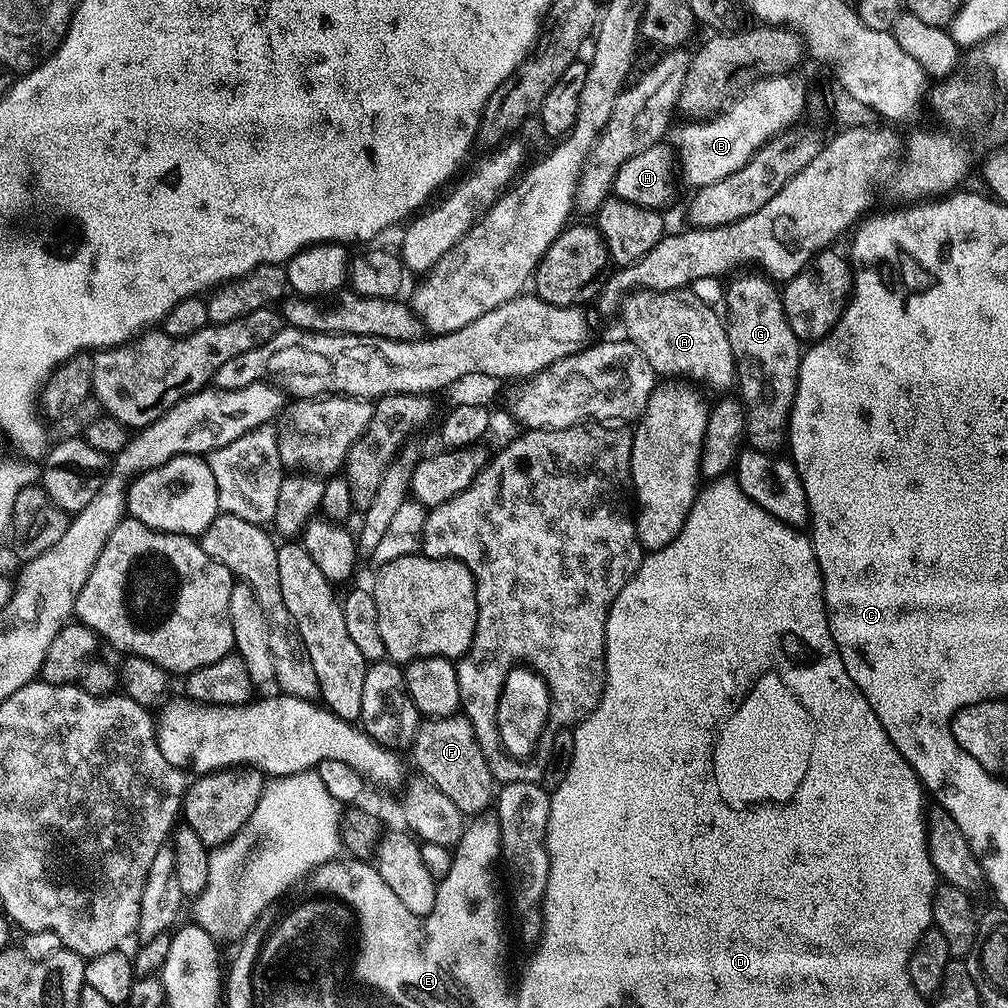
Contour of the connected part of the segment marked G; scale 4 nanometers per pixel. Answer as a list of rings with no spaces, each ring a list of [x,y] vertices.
[[[760,274],[744,276],[726,288],[726,327],[736,359],[739,399],[744,402],[744,434],[749,449],[779,453],[788,439],[788,419],[798,386],[802,341],[786,322],[782,292]]]

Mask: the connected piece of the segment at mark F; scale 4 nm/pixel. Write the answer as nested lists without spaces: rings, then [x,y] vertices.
[[[433,716],[421,719],[420,728],[410,749],[416,759],[419,775],[426,777],[463,814],[479,814],[494,800],[494,781],[488,761],[484,759],[474,734],[474,726],[467,716]]]

